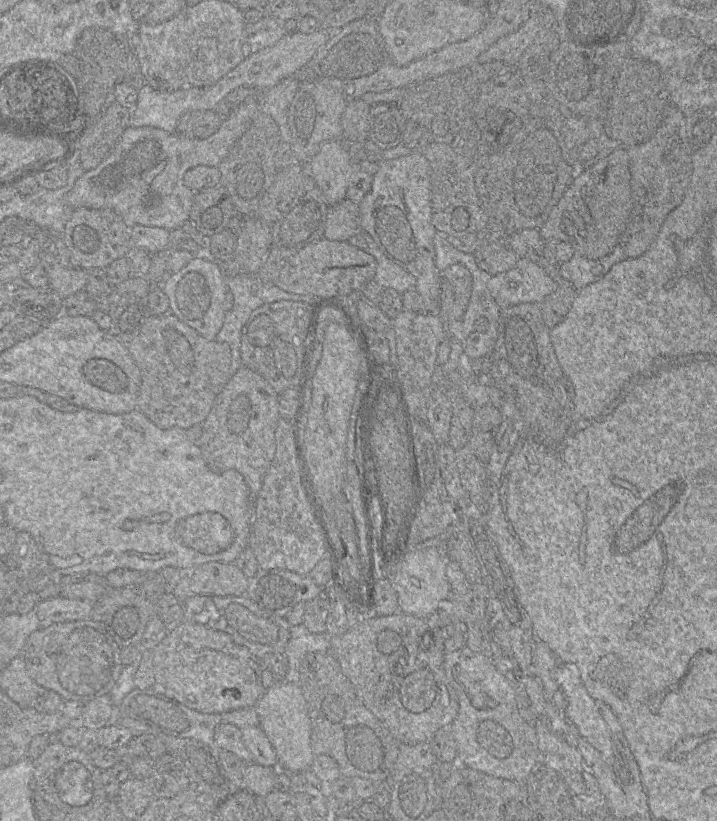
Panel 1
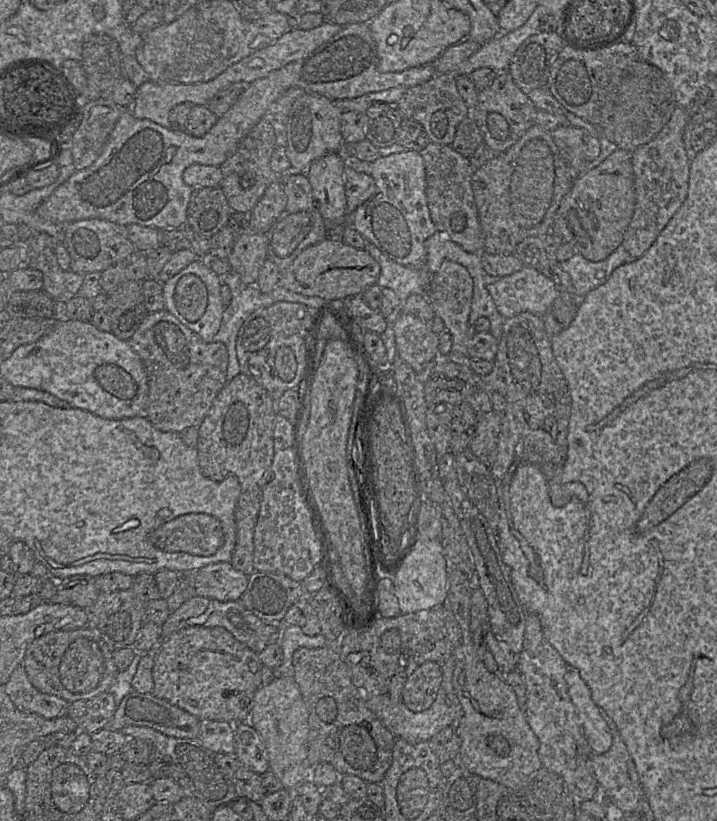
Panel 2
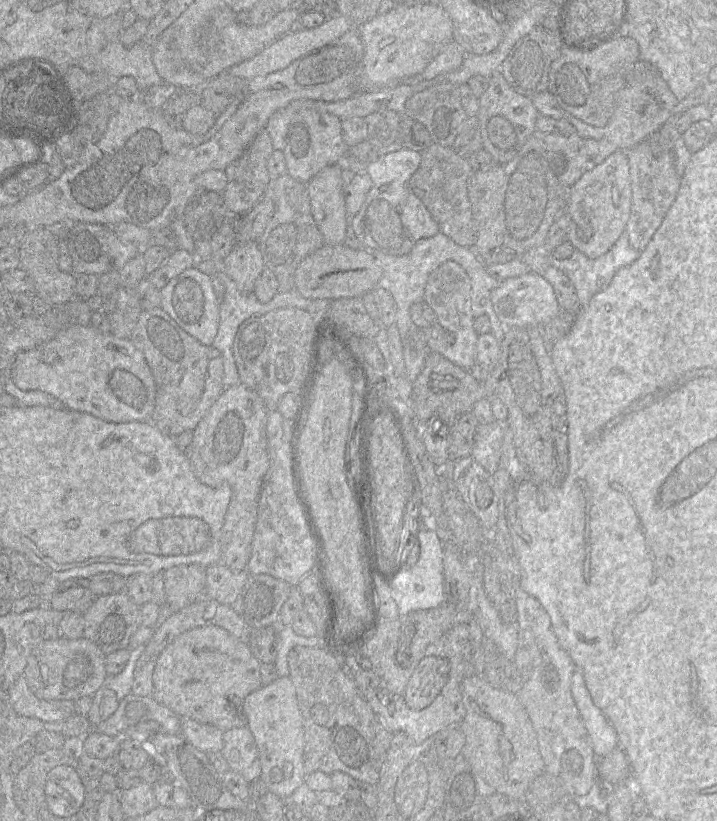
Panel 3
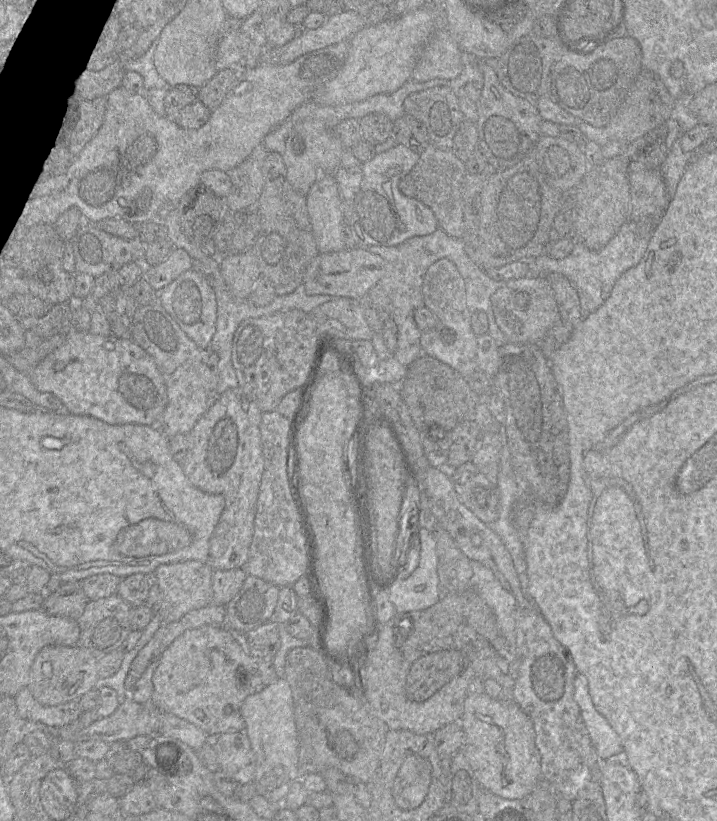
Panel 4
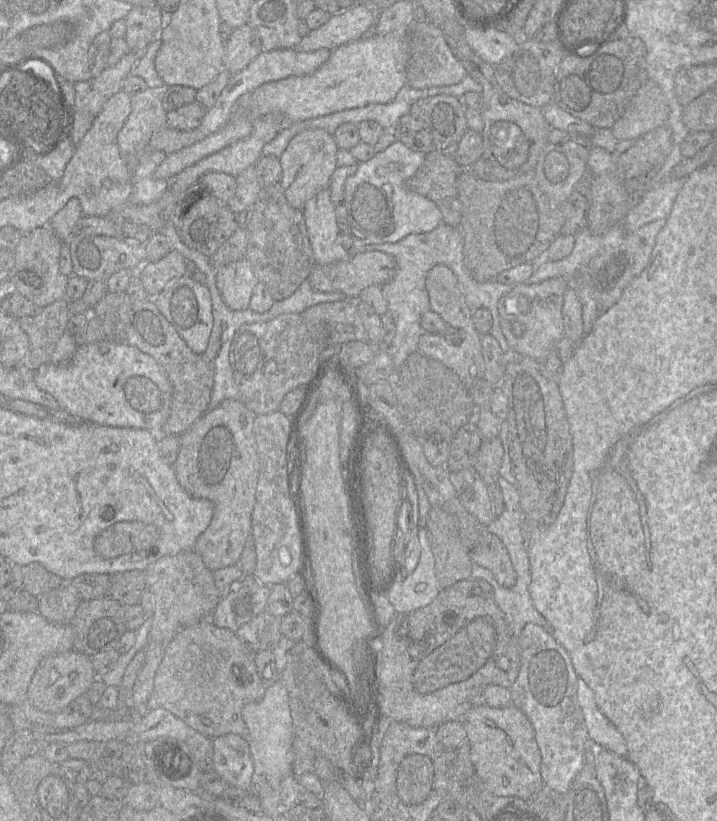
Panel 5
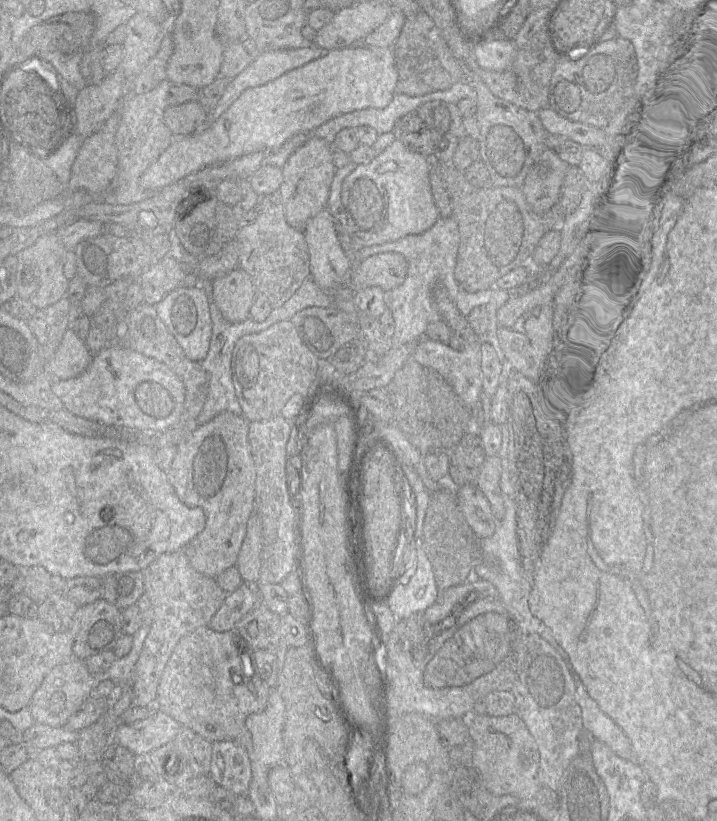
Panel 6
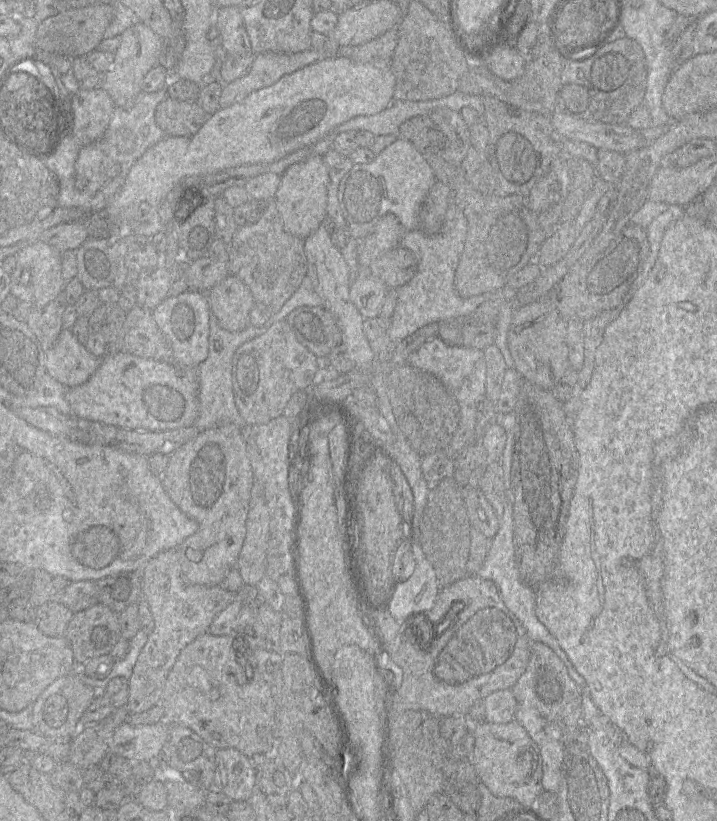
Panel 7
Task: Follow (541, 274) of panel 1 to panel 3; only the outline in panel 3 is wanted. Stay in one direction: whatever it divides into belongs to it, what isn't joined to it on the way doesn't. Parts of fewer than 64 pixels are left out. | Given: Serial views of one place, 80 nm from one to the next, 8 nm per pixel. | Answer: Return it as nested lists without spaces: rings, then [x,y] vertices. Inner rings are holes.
[[[532,271],[501,281],[499,287],[491,292],[491,301],[505,329],[528,326],[541,328],[556,317],[561,310],[552,285]]]

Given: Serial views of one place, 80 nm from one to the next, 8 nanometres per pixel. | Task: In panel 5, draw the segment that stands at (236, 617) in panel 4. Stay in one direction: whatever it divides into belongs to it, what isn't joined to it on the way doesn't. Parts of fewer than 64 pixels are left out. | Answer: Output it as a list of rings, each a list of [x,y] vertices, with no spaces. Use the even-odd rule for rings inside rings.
[[[244,575],[230,593],[218,603],[210,616],[210,621],[218,627],[236,632],[240,626],[266,610],[269,594],[269,586],[259,582],[253,575]]]

